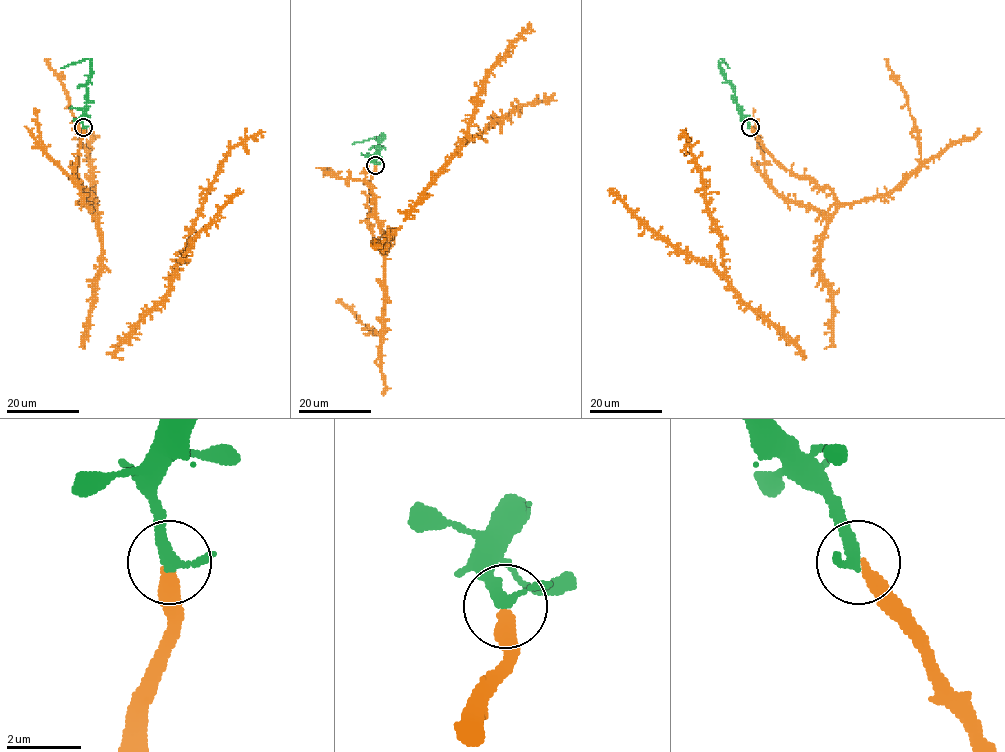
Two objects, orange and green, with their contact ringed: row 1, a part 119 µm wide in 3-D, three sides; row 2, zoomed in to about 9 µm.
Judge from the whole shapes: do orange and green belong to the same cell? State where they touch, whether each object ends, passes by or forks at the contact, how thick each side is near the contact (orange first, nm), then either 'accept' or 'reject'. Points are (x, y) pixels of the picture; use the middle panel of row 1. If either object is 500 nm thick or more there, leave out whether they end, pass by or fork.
place (375, 165); orange ends; green passes by; calibres 360 and 280 nm; accept

